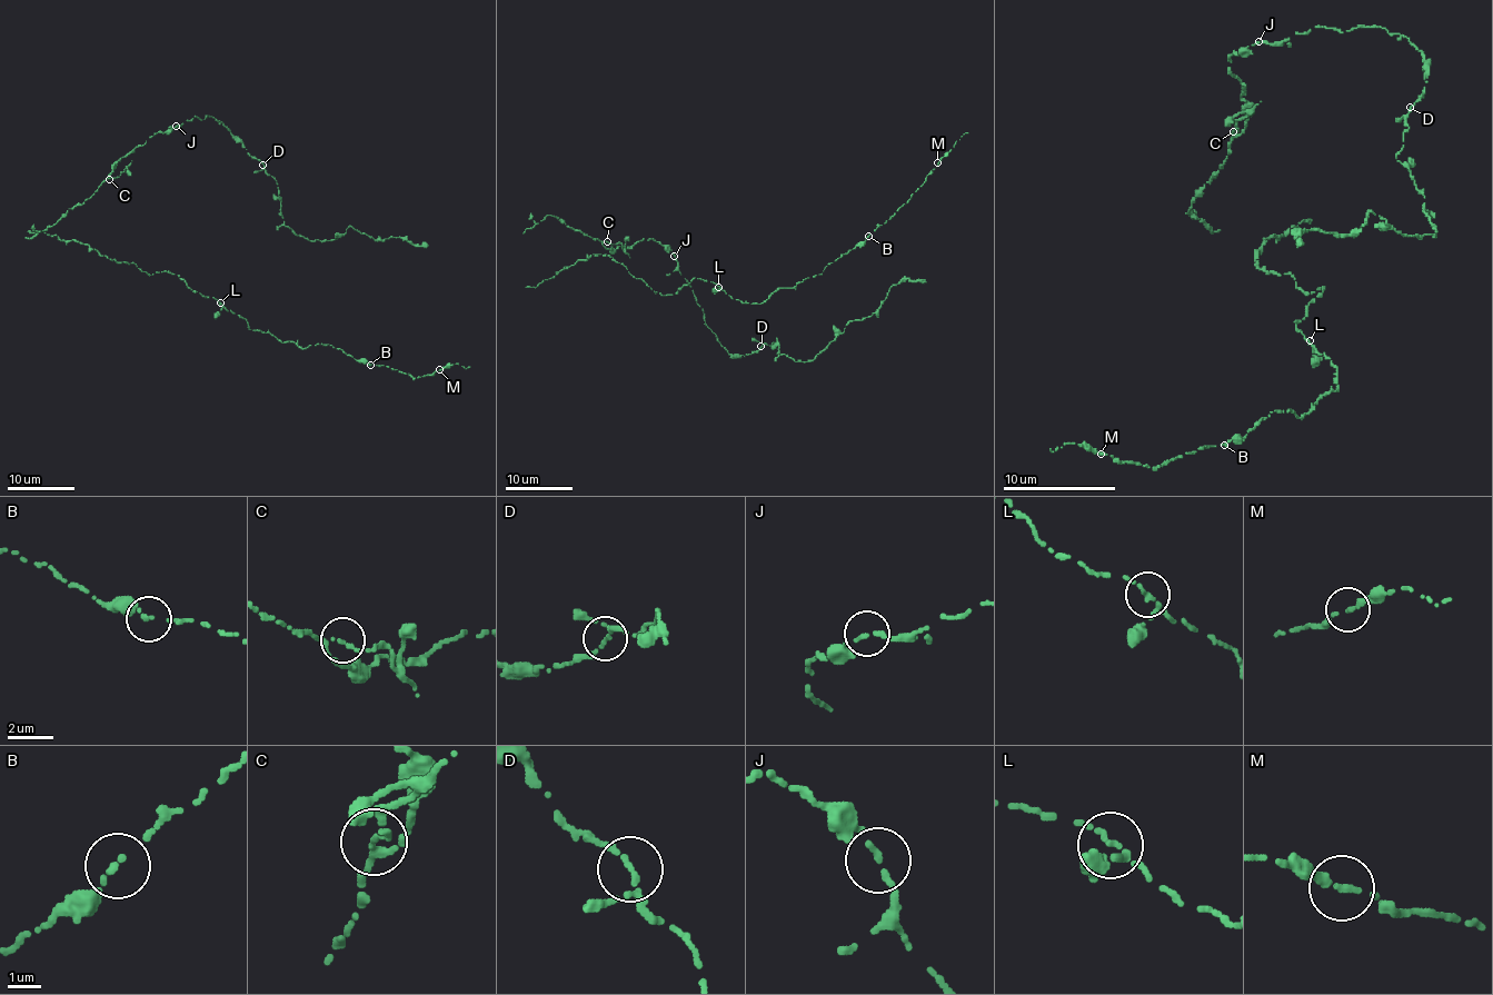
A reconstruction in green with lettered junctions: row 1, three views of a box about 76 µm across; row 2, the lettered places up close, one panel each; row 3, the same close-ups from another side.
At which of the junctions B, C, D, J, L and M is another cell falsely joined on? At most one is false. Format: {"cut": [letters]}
{"cut": []}

